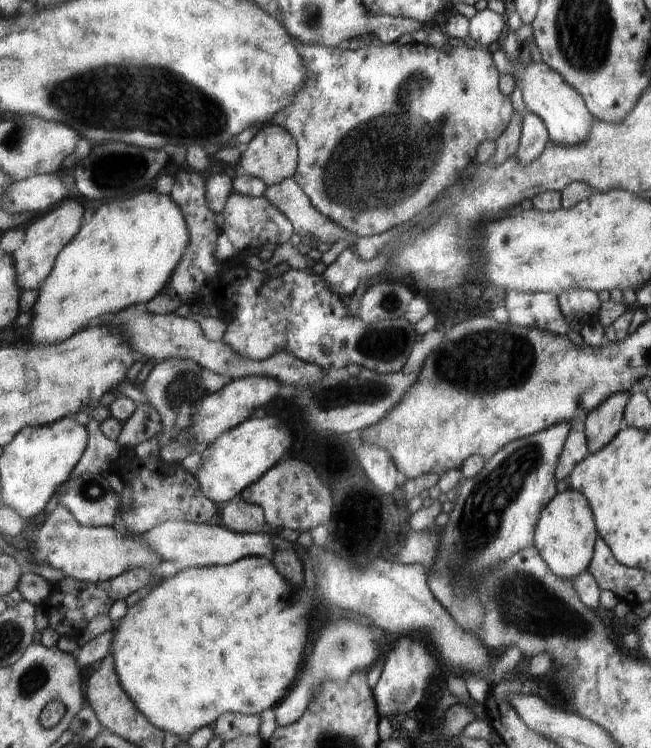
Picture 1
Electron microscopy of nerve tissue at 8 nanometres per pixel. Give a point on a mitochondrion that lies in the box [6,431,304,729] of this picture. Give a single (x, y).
(38, 673)

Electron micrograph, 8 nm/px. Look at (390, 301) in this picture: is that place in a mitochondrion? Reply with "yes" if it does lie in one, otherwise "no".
yes

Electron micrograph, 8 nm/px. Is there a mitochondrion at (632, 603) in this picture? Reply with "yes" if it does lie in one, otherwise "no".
no

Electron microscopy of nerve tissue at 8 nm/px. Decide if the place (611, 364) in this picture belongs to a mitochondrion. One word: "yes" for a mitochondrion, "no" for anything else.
no

